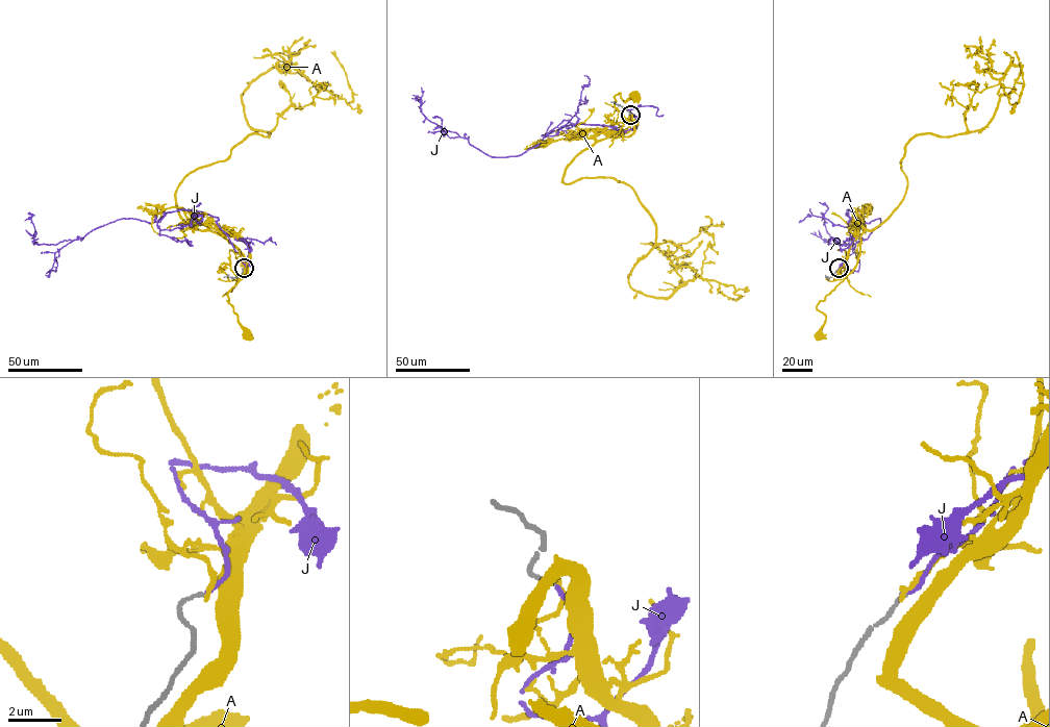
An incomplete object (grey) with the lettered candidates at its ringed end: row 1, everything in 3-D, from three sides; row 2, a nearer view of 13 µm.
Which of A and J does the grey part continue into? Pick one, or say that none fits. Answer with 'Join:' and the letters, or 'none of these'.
Join: J

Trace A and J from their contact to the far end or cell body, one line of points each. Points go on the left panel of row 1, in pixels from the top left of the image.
A: (244, 268), (241, 279), (228, 293), (227, 302), (246, 335)
J: (244, 268), (247, 245), (202, 211), (178, 209), (150, 223), (122, 219), (55, 244), (33, 241), (28, 212)

